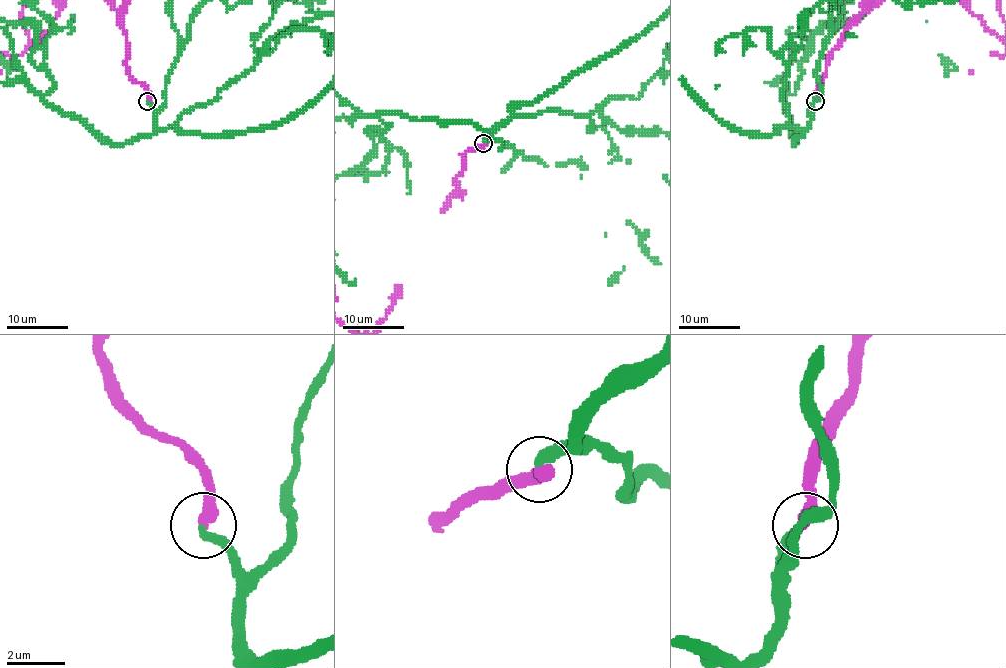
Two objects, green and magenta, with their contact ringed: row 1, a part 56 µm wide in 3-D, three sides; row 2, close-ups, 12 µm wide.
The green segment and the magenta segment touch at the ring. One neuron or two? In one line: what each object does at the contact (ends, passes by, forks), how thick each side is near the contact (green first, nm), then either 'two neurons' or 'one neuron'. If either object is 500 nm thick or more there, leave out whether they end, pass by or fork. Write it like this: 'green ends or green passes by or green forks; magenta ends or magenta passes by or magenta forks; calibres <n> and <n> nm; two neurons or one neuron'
green ends; magenta ends; calibres 340 and 440 nm; one neuron

